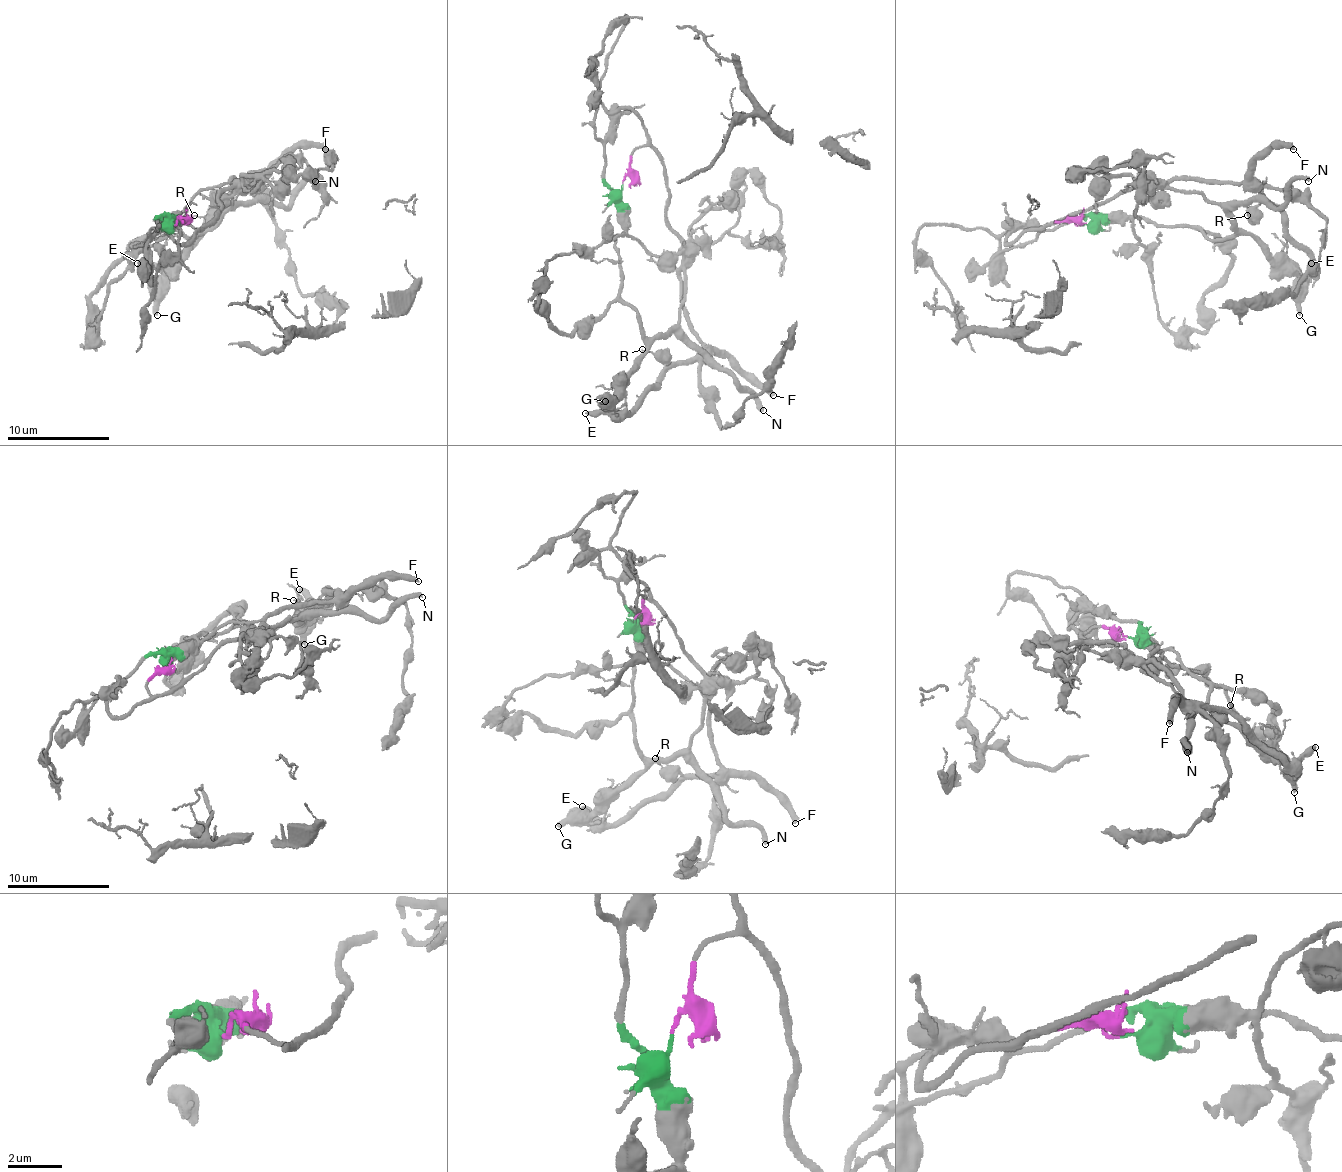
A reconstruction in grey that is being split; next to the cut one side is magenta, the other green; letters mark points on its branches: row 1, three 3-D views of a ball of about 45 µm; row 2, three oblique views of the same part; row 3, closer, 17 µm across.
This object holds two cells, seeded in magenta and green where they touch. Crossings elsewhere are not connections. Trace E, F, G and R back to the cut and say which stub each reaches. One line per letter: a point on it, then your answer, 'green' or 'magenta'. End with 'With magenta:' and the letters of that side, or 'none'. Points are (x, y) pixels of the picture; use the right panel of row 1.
E: place (1311, 263); magenta
F: place (1293, 149); magenta
G: place (1299, 315); green
R: place (1247, 215); magenta
With magenta: E, F, R

